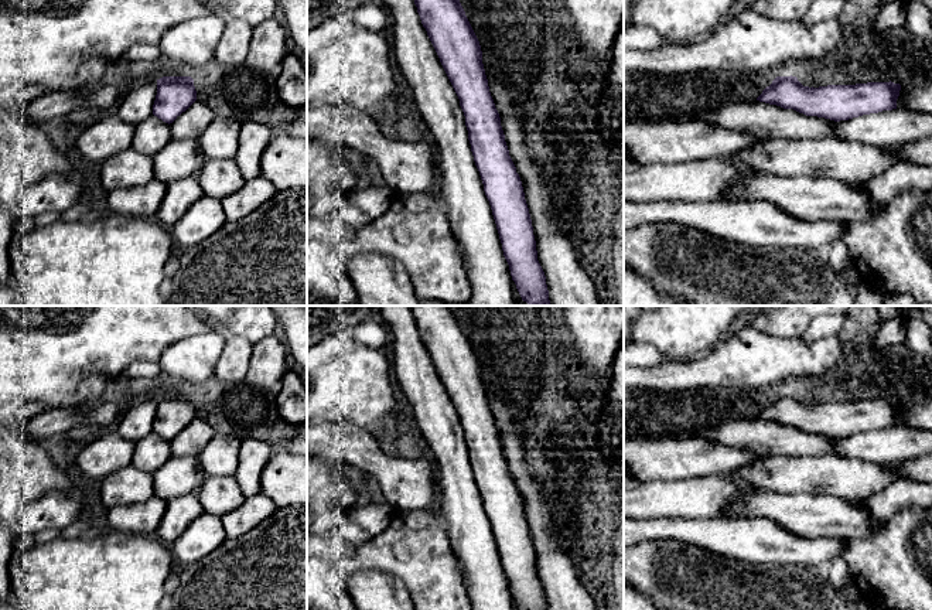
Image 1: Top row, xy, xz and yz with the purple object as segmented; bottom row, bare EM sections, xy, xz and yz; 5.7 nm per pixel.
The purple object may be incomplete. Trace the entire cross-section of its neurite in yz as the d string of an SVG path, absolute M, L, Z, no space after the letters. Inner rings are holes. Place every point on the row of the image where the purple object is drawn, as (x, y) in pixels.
M791 75L776 76L757 100L840 122L897 109L899 91L891 81L809 88Z

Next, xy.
M163 76L157 79L153 115L170 125L195 100L197 91L191 76Z

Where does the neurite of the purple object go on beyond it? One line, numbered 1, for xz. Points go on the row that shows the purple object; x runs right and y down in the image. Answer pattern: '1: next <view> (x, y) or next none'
1: next none

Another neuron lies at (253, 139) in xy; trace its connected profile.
M243 120L235 161L245 180L260 175L262 154L277 130L255 120Z

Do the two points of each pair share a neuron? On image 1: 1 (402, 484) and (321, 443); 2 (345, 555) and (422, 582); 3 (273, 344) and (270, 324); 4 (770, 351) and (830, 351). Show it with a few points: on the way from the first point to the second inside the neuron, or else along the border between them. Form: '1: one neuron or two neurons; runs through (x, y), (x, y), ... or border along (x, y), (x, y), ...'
1: one neuron; runs through (382, 469), (358, 447), (341, 443)
2: one neuron; runs through (364, 556), (396, 556), (403, 564)
3: two neurons; border along (277, 331), (253, 344)
4: one neuron; runs through (785, 353), (815, 353)

